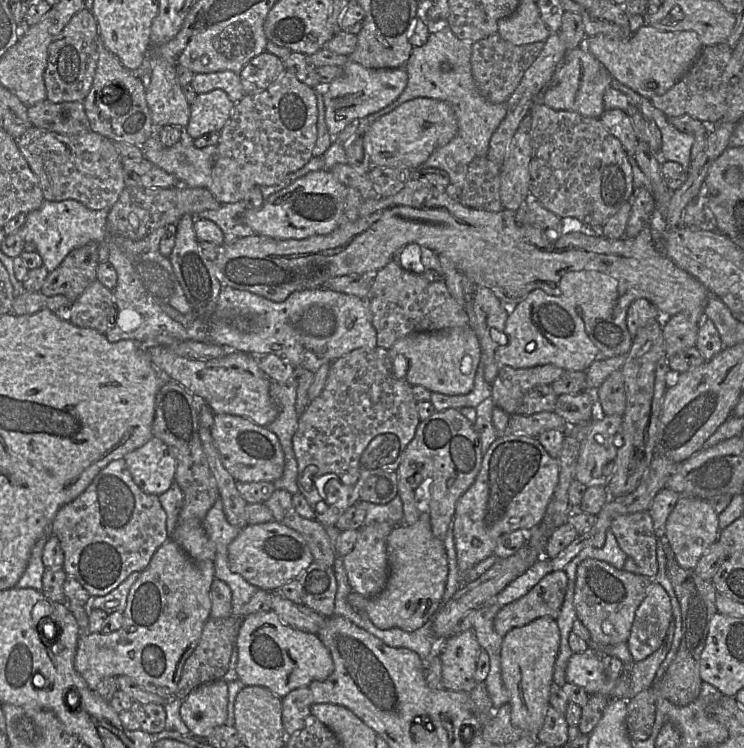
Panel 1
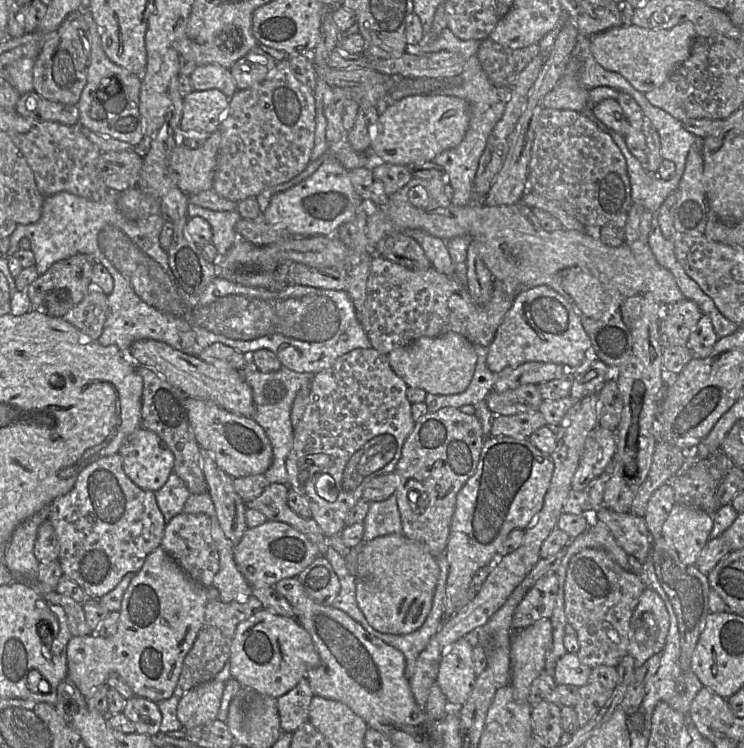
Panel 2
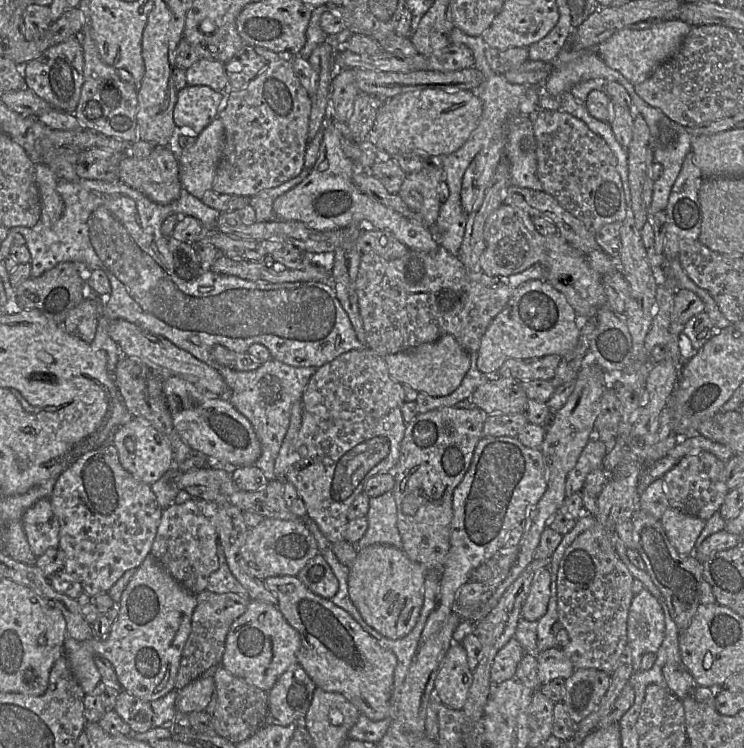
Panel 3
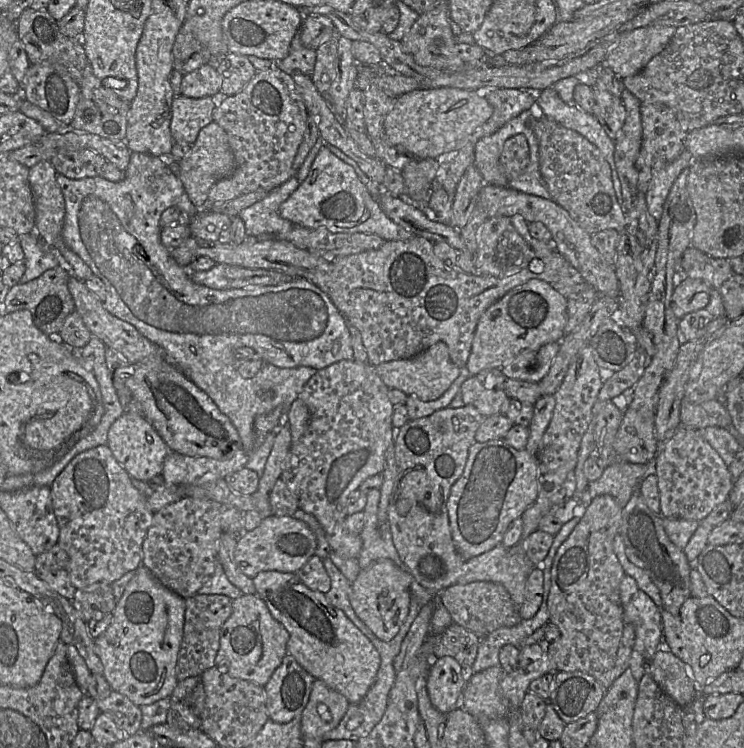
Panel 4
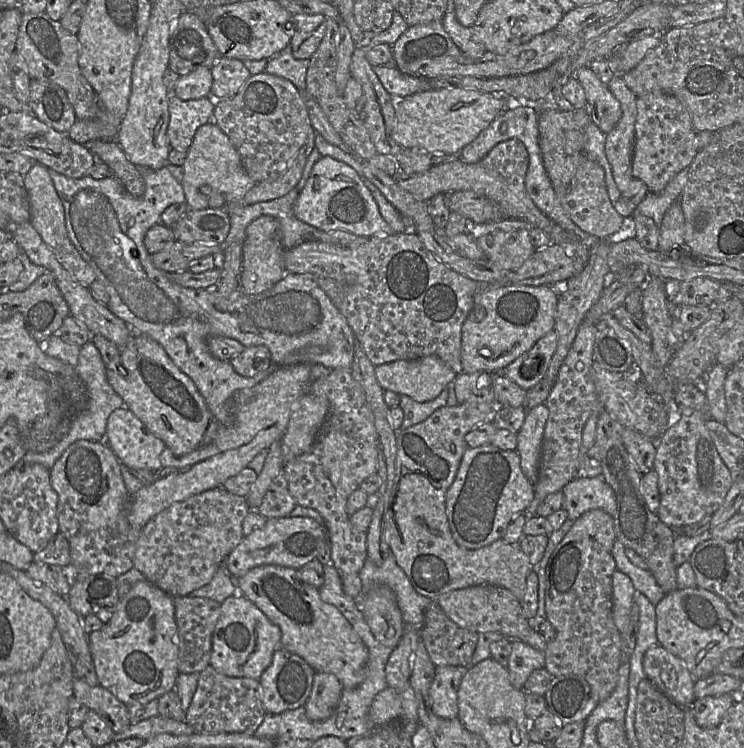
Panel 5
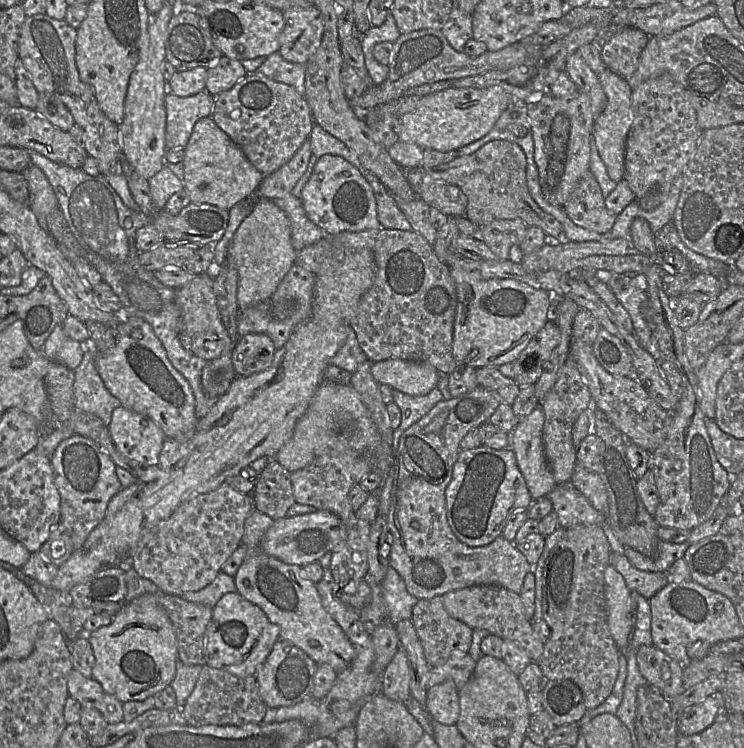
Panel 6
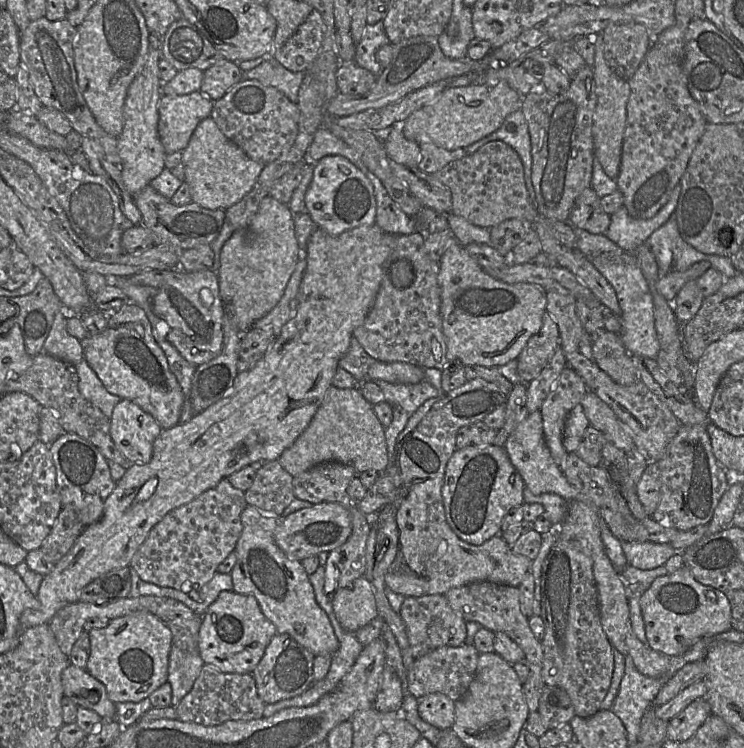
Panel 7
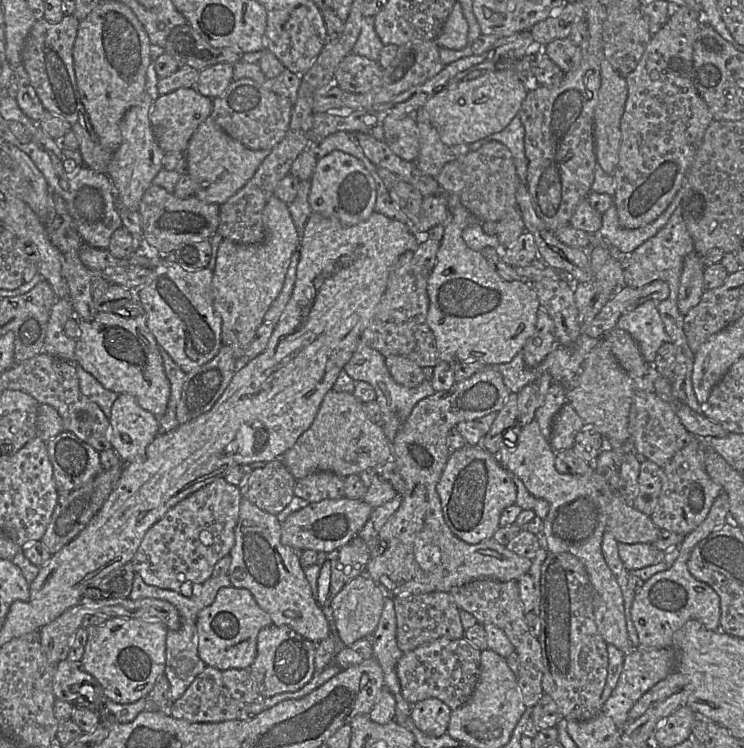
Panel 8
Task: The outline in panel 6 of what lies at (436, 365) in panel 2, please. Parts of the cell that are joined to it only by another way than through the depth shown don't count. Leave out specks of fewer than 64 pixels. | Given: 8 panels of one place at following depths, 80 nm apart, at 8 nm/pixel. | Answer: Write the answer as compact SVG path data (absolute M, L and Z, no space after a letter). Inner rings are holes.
M387 359L372 362L371 374L378 384L385 384L411 396L424 396L437 388L439 373L426 362Z

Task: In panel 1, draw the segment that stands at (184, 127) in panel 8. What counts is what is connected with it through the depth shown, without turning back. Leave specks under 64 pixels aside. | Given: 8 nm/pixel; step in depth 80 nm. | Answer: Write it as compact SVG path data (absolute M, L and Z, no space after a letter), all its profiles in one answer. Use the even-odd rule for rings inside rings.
M220 89L197 94L190 104L190 118L185 127L189 136L199 138L207 133L220 132L230 118L235 103Z

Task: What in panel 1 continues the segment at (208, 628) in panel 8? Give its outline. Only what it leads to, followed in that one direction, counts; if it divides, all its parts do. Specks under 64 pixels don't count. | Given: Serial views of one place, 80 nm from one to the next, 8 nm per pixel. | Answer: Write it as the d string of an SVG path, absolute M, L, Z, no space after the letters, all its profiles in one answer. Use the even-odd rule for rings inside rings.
M272 610L245 617L235 645L238 679L245 686L266 687L279 698L295 689L308 687L313 681L326 680L334 670L332 656L316 634L285 624Z

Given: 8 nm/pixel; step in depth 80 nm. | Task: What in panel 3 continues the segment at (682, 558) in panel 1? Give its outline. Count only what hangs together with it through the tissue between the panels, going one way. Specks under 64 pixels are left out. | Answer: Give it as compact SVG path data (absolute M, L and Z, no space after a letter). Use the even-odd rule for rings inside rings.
M668 507L660 521L669 541L681 555L695 553L695 544L705 527L705 520Z

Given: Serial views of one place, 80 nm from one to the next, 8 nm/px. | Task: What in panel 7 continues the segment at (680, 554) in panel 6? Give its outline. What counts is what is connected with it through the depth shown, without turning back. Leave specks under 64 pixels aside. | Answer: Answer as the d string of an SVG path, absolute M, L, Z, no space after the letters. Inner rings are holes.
M622 542L622 549L628 564L640 570L665 566L668 559L679 552L670 544L653 542Z

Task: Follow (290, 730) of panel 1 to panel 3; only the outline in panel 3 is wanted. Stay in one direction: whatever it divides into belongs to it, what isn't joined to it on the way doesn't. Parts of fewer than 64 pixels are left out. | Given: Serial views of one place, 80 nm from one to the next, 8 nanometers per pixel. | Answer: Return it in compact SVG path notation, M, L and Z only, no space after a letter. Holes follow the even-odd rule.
M298 662L291 665L268 691L270 717L282 726L302 722L315 689L316 684L303 667Z

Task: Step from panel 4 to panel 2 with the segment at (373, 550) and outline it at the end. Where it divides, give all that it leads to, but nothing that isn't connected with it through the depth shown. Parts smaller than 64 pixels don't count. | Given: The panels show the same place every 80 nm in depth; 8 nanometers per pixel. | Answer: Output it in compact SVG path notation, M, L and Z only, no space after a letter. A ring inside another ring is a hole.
M395 493L384 501L370 502L363 524L363 543L377 537L402 534L401 516Z

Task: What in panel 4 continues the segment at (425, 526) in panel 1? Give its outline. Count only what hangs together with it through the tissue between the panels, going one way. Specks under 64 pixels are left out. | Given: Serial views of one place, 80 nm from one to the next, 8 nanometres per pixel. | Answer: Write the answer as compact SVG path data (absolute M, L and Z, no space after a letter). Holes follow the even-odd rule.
M380 559L360 570L355 581L350 584L352 607L378 639L389 642L399 633L410 610L410 586L413 581L405 567L399 567L389 559Z

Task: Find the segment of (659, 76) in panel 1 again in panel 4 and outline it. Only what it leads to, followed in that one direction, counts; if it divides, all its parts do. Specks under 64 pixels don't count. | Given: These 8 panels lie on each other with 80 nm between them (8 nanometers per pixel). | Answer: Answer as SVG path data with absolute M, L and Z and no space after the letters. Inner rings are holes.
M647 26L624 33L604 64L622 79L633 76L665 49L675 32L672 26Z

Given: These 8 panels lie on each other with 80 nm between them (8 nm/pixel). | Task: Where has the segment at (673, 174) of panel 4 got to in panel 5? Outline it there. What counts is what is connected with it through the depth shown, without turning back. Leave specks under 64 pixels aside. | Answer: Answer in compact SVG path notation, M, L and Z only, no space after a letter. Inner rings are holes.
M688 167L678 172L660 192L648 192L646 197L636 206L634 213L651 218L660 227L667 210L674 202L679 201L687 179Z

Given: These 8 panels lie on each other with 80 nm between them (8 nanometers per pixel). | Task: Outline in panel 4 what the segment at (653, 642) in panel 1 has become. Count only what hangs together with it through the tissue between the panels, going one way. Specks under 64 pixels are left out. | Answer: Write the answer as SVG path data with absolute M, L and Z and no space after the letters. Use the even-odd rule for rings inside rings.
M638 590L624 606L624 622L635 628L635 644L629 669L639 682L654 654L663 645L661 609L642 590Z

